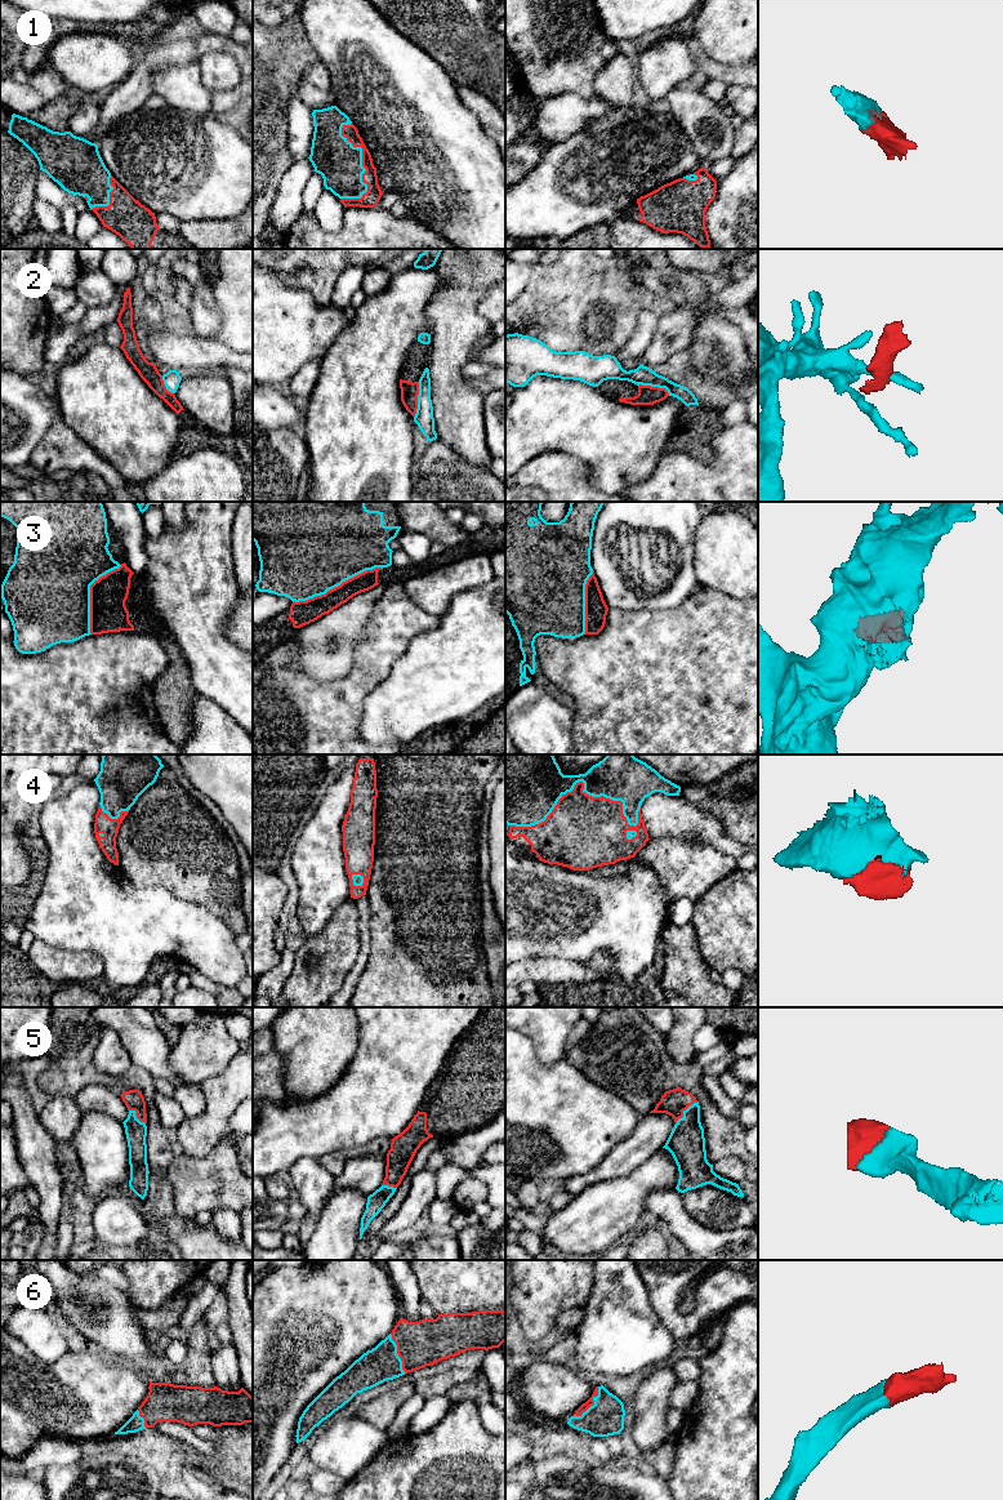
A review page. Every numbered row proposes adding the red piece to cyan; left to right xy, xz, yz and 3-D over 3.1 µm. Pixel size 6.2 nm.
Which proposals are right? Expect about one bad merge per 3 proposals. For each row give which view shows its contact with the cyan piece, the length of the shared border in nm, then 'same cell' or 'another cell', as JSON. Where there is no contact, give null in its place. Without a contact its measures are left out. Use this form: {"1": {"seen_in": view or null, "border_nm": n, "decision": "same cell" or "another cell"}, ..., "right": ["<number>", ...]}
{"1": {"seen_in": "xz", "border_nm": 480, "decision": "same cell"}, "2": {"seen_in": "xz", "border_nm": 220, "decision": "another cell"}, "3": {"seen_in": "xz", "border_nm": 600, "decision": "another cell"}, "4": {"seen_in": "yz", "border_nm": 800, "decision": "same cell"}, "5": {"seen_in": "yz", "border_nm": 200, "decision": "same cell"}, "6": {"seen_in": "yz", "border_nm": 240, "decision": "same cell"}, "right": ["1", "4", "5", "6"]}

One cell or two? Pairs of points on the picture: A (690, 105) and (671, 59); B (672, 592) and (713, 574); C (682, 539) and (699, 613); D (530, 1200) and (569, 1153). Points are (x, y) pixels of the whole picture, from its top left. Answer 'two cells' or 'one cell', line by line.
A: two cells
B: two cells
C: two cells
D: two cells

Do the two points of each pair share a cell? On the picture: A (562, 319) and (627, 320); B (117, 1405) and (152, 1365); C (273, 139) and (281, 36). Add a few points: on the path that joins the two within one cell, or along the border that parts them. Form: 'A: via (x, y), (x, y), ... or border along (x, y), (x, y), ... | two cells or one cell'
A: via (579, 302), (588, 302), (600, 297), (613, 303) | one cell
B: border along (129, 1363), (150, 1380) | two cells
C: via (273, 114), (273, 62) | one cell

